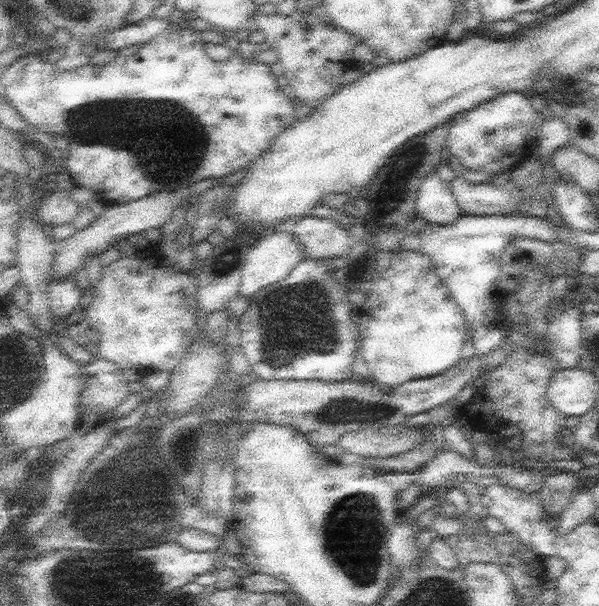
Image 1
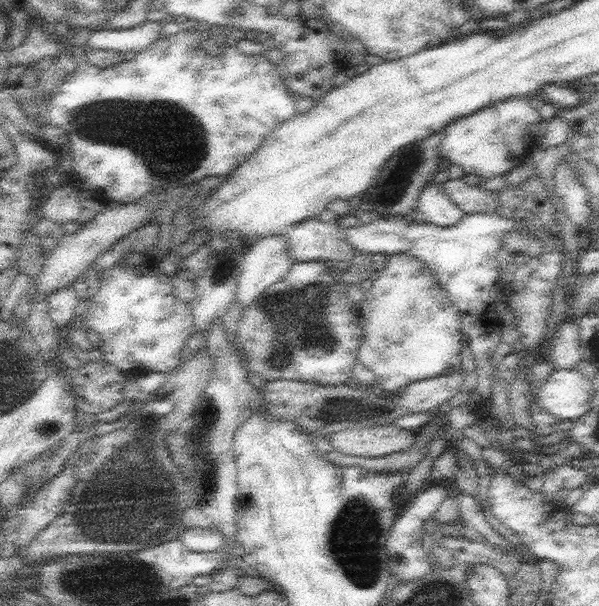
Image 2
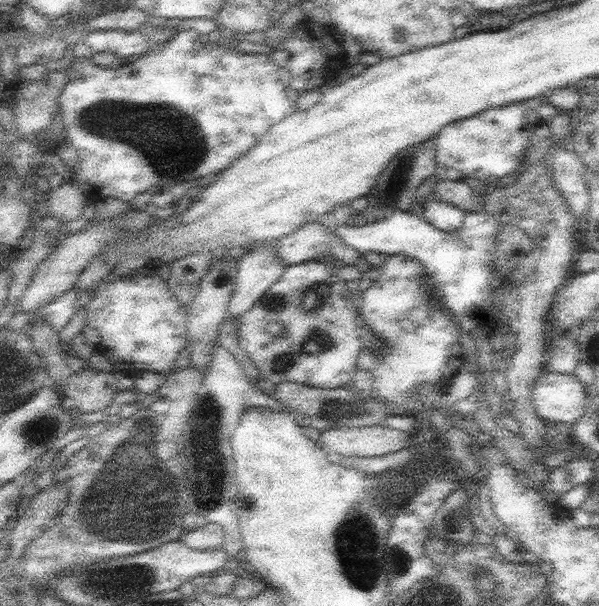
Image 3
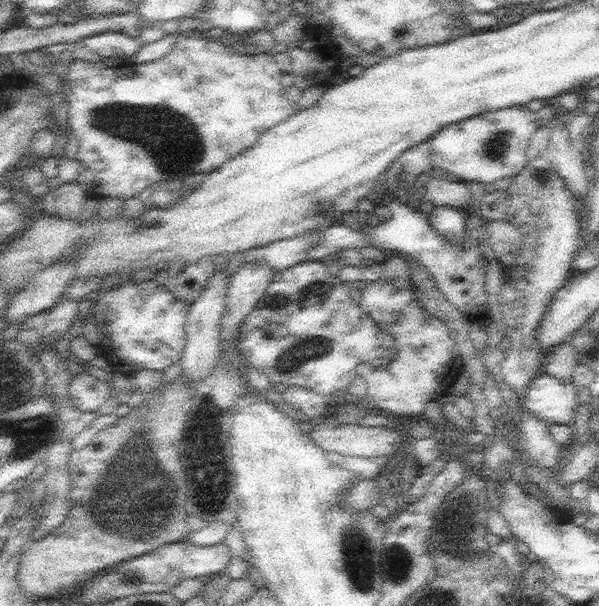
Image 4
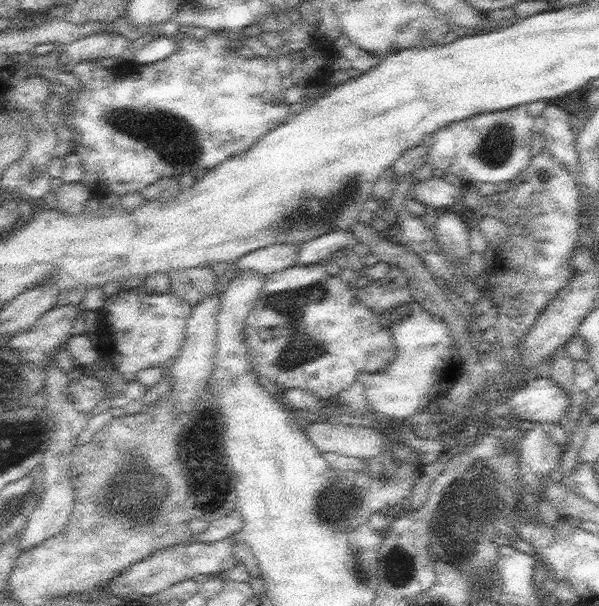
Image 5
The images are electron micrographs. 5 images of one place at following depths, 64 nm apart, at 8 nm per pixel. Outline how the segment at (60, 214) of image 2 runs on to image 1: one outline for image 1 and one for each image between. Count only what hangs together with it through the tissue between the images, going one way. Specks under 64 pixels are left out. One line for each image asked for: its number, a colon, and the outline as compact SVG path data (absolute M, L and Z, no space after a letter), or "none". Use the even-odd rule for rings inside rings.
1: M57 190L45 198L45 202L39 206L35 214L41 218L43 226L63 226L63 224L71 224L79 208L81 206L73 200L71 192Z

